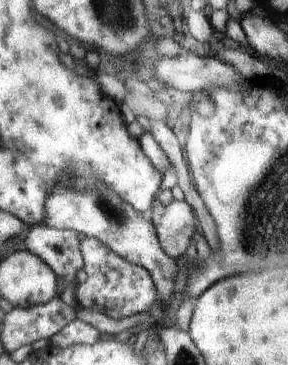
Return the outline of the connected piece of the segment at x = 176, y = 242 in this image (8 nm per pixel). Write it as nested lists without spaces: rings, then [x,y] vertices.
[[[174,201],[170,206],[158,202],[158,208],[152,219],[157,226],[158,237],[165,252],[174,259],[182,258],[196,231],[198,221],[194,208],[187,202]]]

